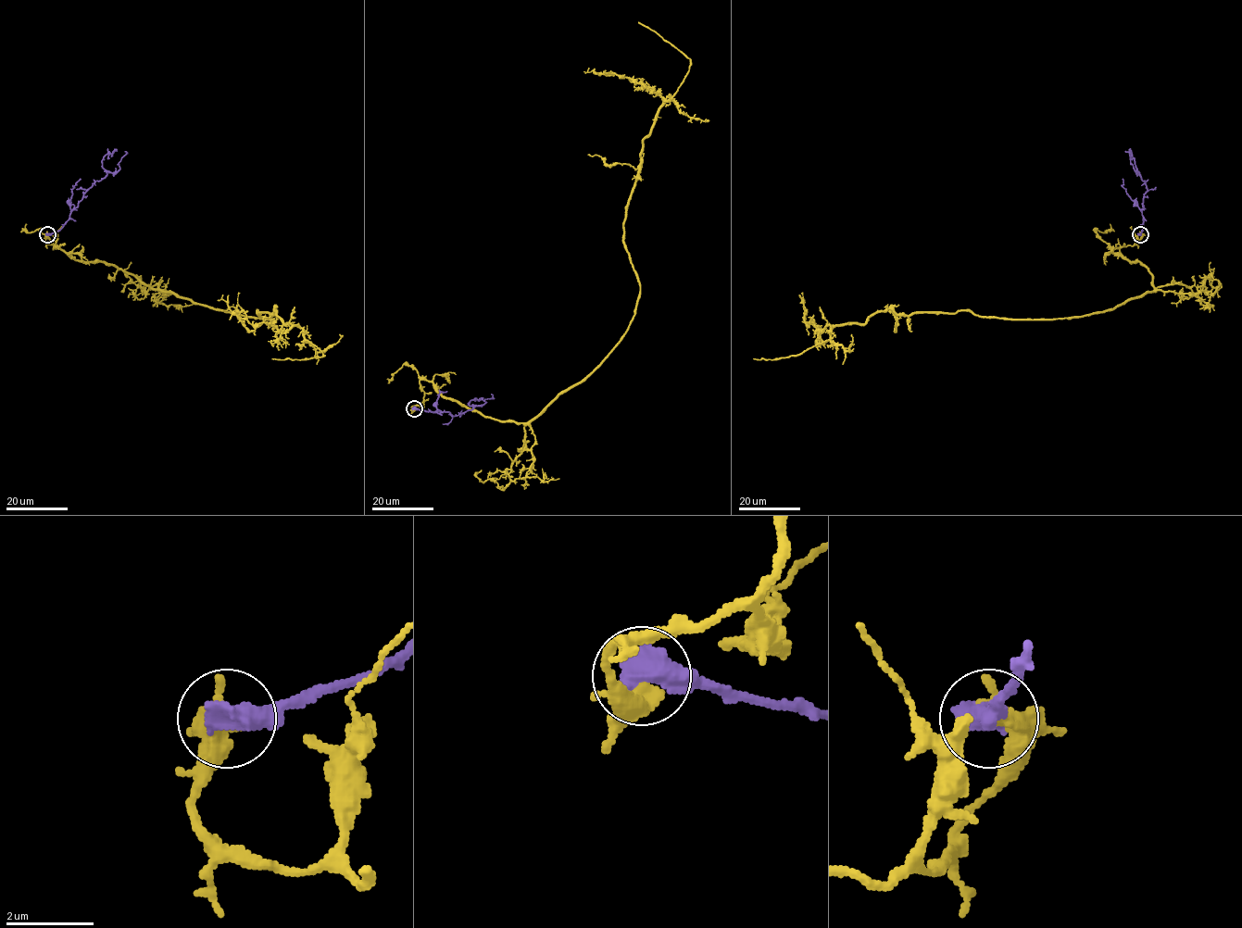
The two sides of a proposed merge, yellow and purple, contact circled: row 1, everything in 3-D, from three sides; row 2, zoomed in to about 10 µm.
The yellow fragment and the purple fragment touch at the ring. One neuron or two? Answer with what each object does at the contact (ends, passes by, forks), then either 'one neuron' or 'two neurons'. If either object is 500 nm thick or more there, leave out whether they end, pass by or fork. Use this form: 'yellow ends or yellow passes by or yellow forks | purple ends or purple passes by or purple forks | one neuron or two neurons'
two neurons

